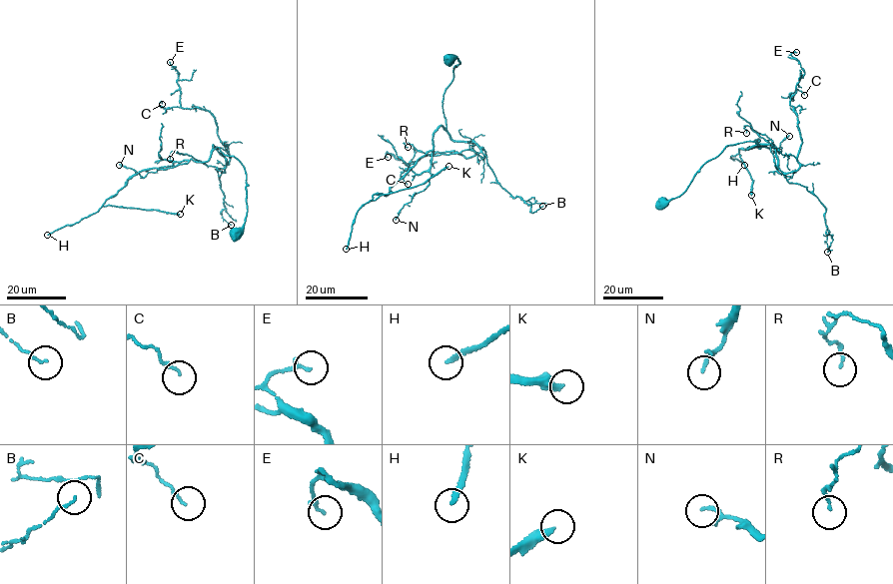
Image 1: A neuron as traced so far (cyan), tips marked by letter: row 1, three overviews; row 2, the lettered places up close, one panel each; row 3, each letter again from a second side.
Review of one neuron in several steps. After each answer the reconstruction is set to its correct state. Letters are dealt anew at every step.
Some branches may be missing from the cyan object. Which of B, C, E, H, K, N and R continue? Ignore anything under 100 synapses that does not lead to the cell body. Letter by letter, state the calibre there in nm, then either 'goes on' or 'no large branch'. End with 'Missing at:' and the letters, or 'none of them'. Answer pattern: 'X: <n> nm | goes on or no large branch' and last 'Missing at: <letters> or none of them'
B: 90 nm | no large branch
C: 100 nm | no large branch
E: 160 nm | no large branch
H: 190 nm | goes on
K: 340 nm | goes on
N: 130 nm | no large branch
R: 100 nm | no large branch
Missing at: H, K

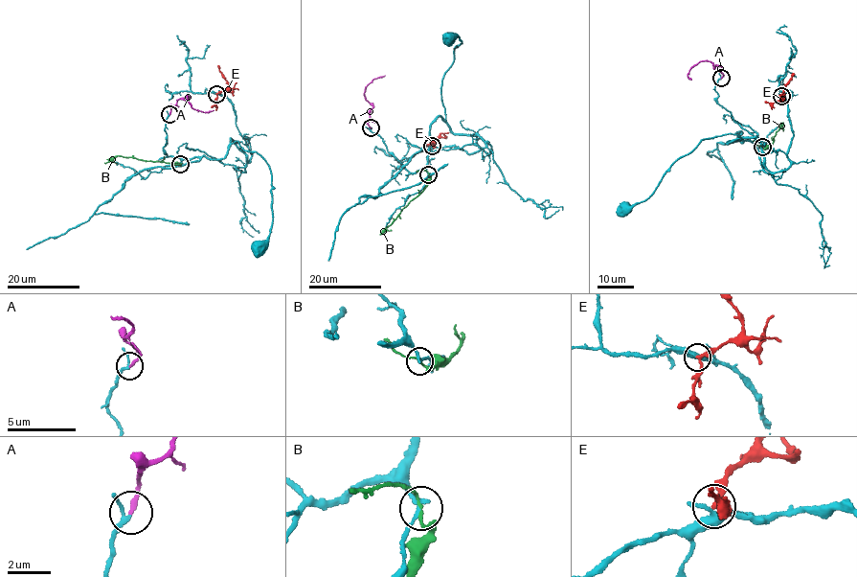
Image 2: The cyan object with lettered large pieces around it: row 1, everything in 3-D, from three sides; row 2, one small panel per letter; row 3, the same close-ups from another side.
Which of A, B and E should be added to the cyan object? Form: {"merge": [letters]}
{"merge": ["A"]}

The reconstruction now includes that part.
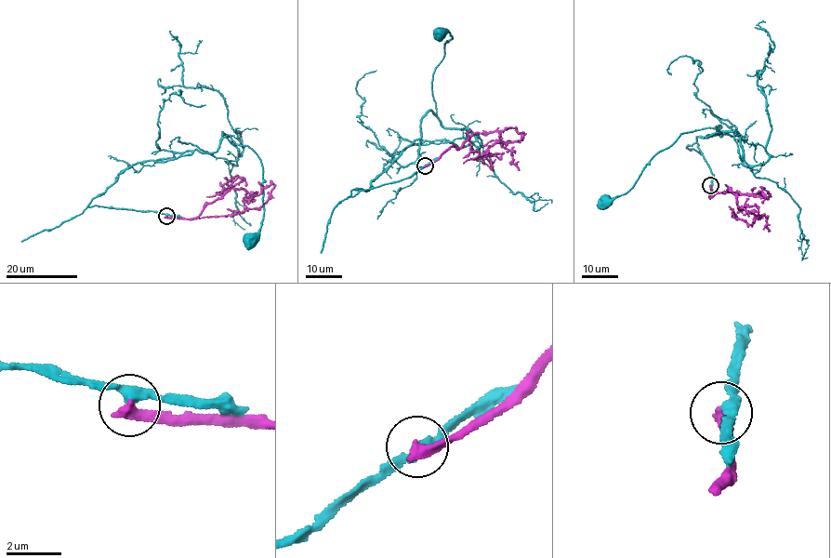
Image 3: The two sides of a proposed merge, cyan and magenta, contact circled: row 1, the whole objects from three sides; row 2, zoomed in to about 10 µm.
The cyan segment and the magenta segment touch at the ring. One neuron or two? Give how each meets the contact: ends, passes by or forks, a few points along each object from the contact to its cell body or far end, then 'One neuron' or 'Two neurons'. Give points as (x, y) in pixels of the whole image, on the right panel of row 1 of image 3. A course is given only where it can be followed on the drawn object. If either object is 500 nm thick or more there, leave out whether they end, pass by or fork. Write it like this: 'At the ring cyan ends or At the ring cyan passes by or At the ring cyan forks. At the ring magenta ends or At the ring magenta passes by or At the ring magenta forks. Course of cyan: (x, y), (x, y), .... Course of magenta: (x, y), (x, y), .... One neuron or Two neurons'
At the ring cyan passes by. At the ring magenta ends. Course of cyan: (710, 185), (697, 137), (720, 126), (722, 135), (706, 138), (719, 131), (680, 134), (631, 190), (606, 202). Course of magenta: (710, 186), (712, 198), (730, 188), (740, 207), (757, 206), (758, 215), (748, 224), (732, 216), (730, 206). Two neurons

